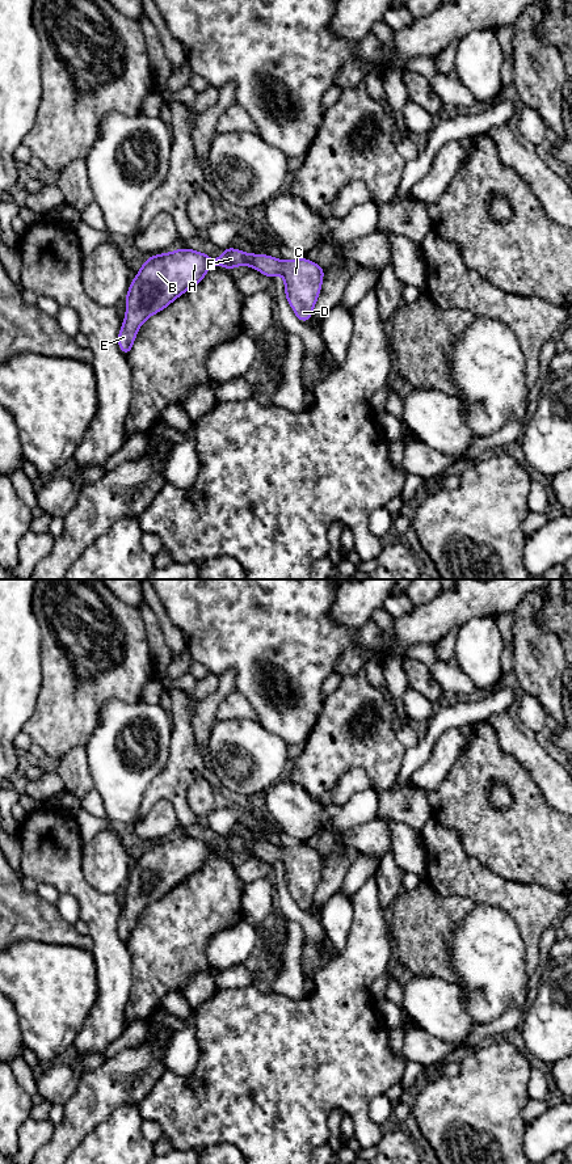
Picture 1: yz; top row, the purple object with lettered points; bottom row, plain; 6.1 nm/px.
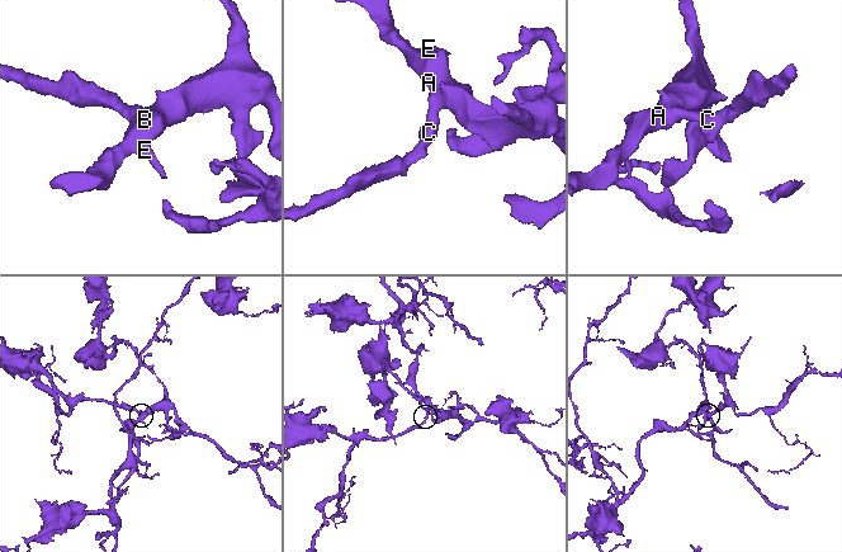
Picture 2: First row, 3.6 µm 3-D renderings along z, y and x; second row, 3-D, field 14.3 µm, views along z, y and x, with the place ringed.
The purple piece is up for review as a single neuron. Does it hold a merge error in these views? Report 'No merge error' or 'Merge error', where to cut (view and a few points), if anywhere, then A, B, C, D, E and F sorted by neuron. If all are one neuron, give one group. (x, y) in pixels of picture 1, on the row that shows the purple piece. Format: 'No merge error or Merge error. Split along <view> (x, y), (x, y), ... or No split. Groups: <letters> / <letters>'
No merge error. No split. Groups: A B C D E F

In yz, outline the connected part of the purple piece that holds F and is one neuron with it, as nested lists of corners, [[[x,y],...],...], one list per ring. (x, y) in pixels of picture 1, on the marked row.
[[[231,246],[223,249],[216,260],[189,248],[148,257],[136,278],[130,282],[125,299],[126,316],[118,333],[118,347],[122,353],[130,355],[140,325],[201,283],[211,265],[224,269],[247,265],[272,279],[281,274],[286,299],[302,322],[311,319],[325,270],[307,258],[283,262],[268,254],[244,253]]]

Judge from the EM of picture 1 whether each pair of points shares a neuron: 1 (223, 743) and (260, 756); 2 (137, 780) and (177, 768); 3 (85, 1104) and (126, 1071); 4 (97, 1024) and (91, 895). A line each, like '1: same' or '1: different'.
1: same
2: different
3: same
4: same

